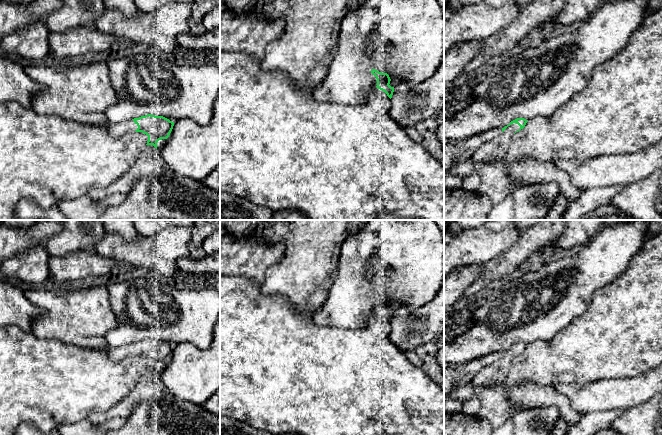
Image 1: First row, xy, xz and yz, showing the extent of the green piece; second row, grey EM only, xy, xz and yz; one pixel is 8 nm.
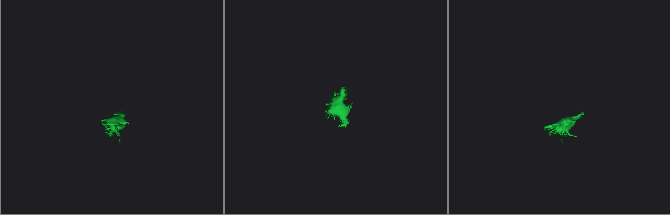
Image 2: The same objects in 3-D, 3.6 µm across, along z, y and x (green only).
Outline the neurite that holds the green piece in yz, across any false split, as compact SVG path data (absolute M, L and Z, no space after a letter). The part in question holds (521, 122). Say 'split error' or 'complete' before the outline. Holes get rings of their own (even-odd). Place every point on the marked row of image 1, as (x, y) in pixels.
split error; M517 118L509 125L502 128L502 133L487 143L480 146L472 156L473 163L477 166L485 163L495 163L504 158L512 136L523 129L528 120Z

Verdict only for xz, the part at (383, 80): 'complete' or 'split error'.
complete

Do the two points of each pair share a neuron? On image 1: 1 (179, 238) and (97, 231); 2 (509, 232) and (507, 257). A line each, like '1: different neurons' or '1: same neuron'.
1: different neurons
2: different neurons

